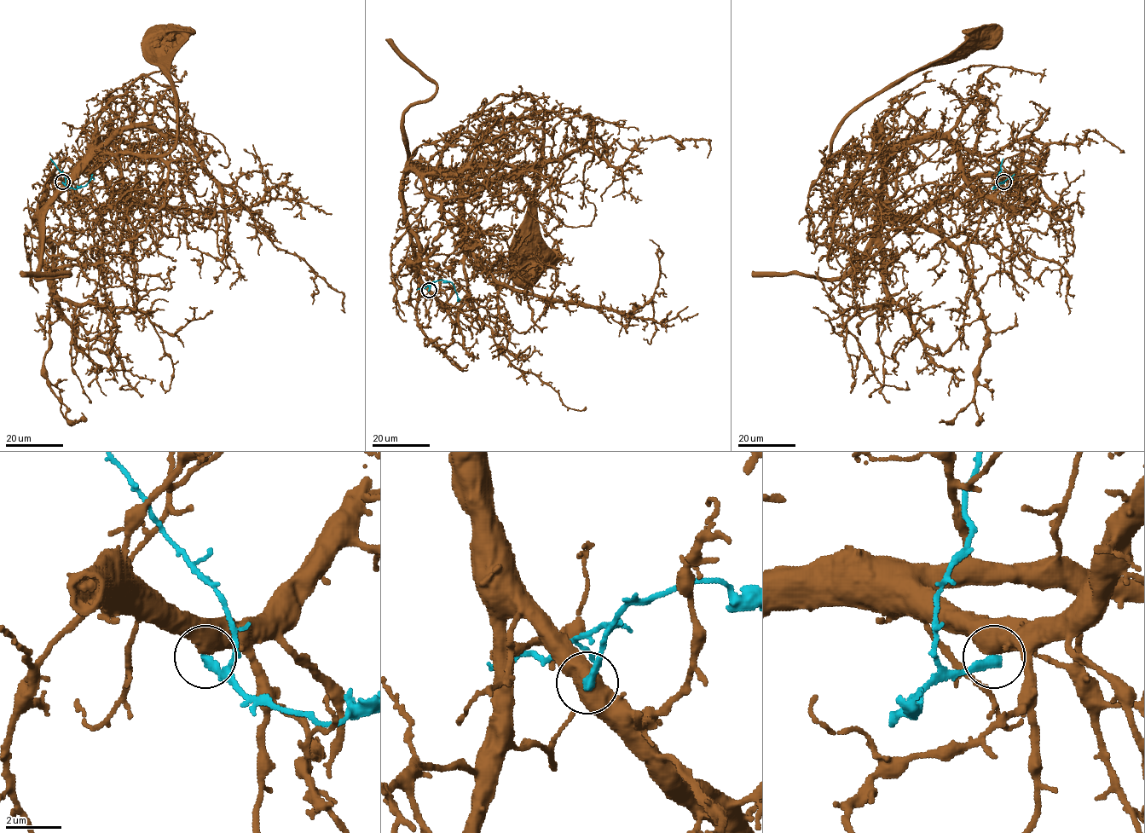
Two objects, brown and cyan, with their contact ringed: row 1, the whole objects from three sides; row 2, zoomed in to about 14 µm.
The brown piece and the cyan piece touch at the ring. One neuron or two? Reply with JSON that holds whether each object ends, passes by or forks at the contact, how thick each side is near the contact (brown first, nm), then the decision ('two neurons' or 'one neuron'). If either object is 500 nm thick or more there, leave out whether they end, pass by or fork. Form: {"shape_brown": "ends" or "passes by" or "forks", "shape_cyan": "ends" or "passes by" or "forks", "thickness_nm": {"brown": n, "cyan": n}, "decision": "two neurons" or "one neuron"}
{"thickness_nm": {"brown": 750, "cyan": 340}, "decision": "two neurons"}

